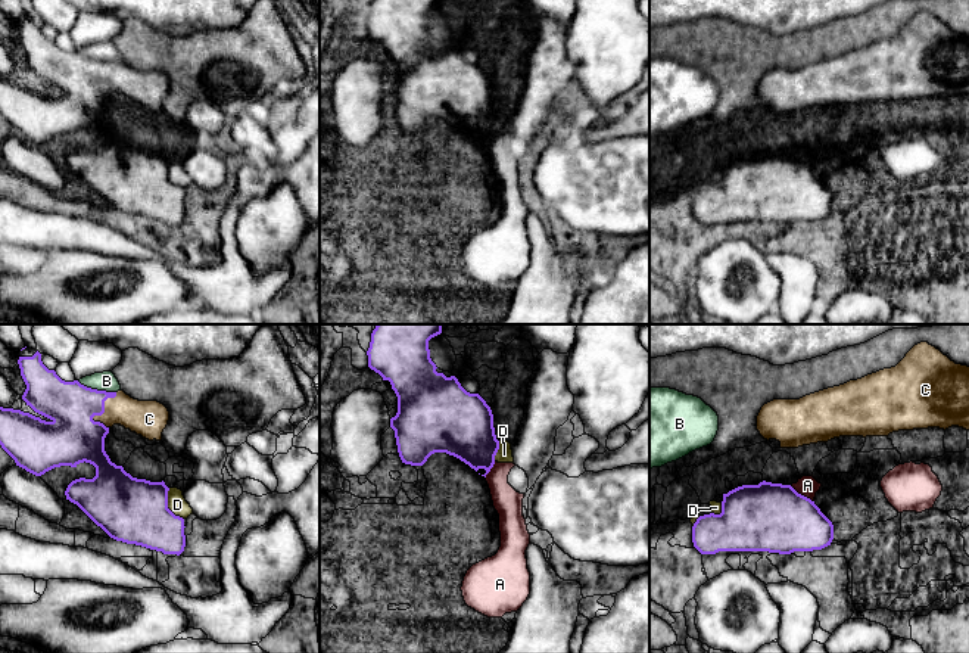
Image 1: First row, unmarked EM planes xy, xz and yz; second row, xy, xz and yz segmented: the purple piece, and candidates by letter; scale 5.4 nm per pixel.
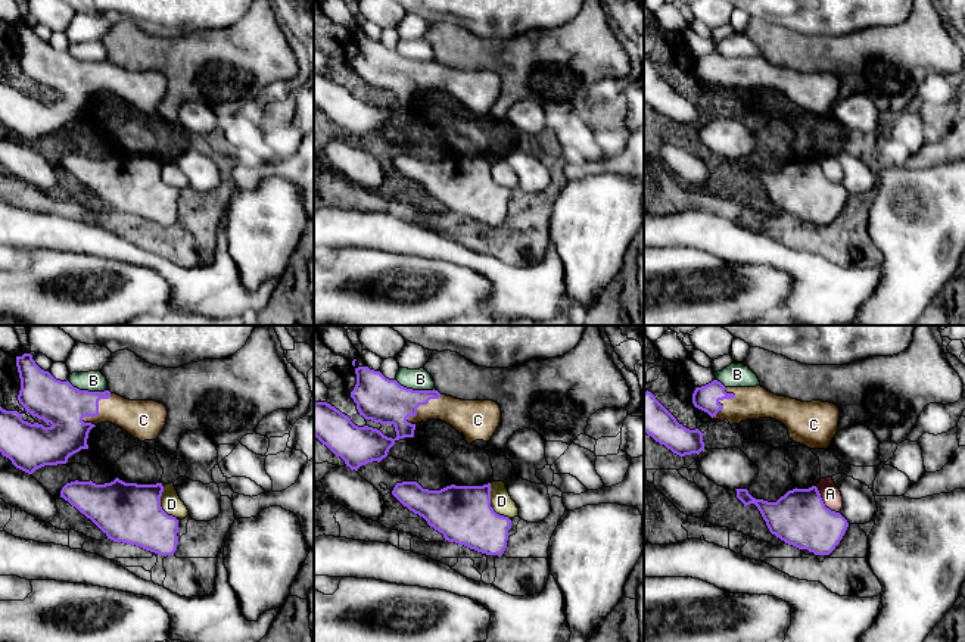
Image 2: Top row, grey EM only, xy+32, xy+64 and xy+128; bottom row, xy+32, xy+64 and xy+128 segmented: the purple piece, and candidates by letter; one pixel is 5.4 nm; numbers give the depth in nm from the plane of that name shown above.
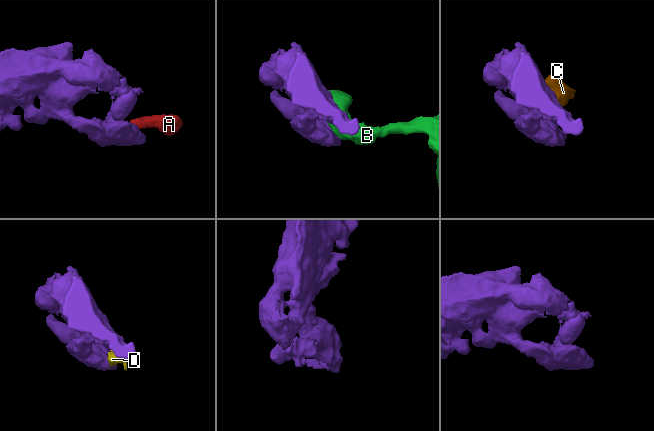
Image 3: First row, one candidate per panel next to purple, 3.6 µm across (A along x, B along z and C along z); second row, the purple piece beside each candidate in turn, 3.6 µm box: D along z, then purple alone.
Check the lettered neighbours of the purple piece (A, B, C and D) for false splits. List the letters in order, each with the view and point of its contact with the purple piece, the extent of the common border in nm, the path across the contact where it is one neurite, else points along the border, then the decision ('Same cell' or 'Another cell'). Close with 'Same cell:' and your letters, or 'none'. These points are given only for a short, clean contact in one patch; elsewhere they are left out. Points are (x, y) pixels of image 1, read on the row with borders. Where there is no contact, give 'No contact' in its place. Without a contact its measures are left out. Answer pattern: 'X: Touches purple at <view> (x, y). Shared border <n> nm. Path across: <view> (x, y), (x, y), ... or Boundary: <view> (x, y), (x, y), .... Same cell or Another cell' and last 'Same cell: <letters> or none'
A: Touches purple at yz (800, 494). Shared border 160 nm. Boundary: yz (790, 485), (813, 501). Another cell
B: Touches purple at xy (96, 389). Shared border 220 nm. Another cell
C: Touches purple at xy (103, 407). Shared border 200 nm. Same cell
D: Touches purple at xy (167, 506). Shared border 190 nm. Another cell
Same cell: C

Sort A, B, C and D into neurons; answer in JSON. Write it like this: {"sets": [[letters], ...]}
{"sets": [["A", "D"], ["B"], ["C"]]}

